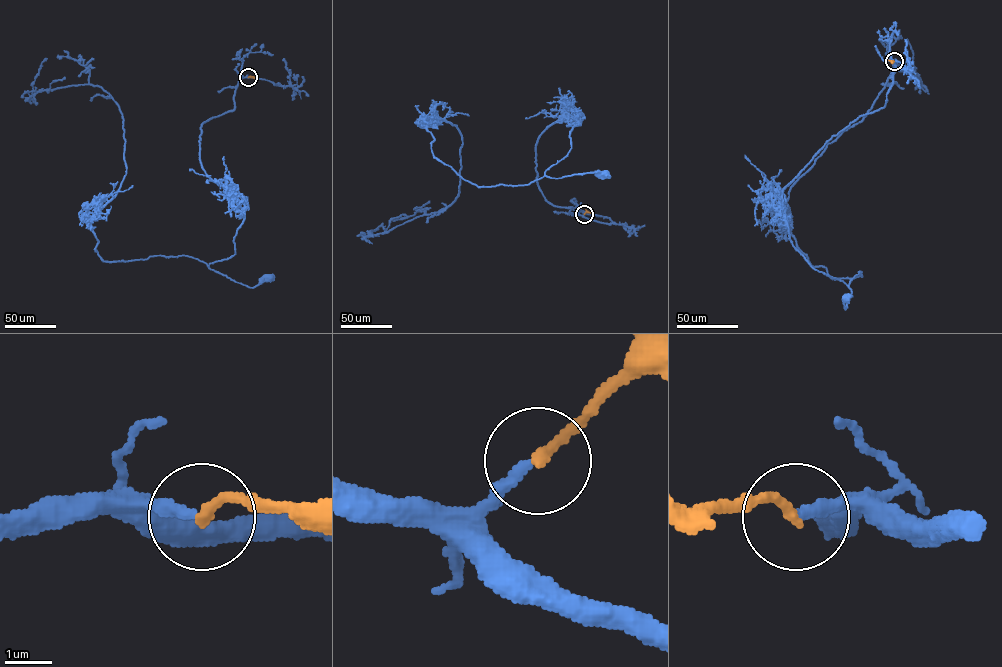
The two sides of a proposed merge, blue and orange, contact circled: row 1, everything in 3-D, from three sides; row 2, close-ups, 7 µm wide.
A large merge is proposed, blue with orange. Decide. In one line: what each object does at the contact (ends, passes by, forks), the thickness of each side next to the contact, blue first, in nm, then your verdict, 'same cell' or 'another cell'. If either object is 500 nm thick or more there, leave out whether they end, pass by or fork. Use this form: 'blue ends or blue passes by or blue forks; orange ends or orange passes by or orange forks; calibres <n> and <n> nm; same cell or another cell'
blue ends; orange ends; calibres 240 and 220 nm; another cell

